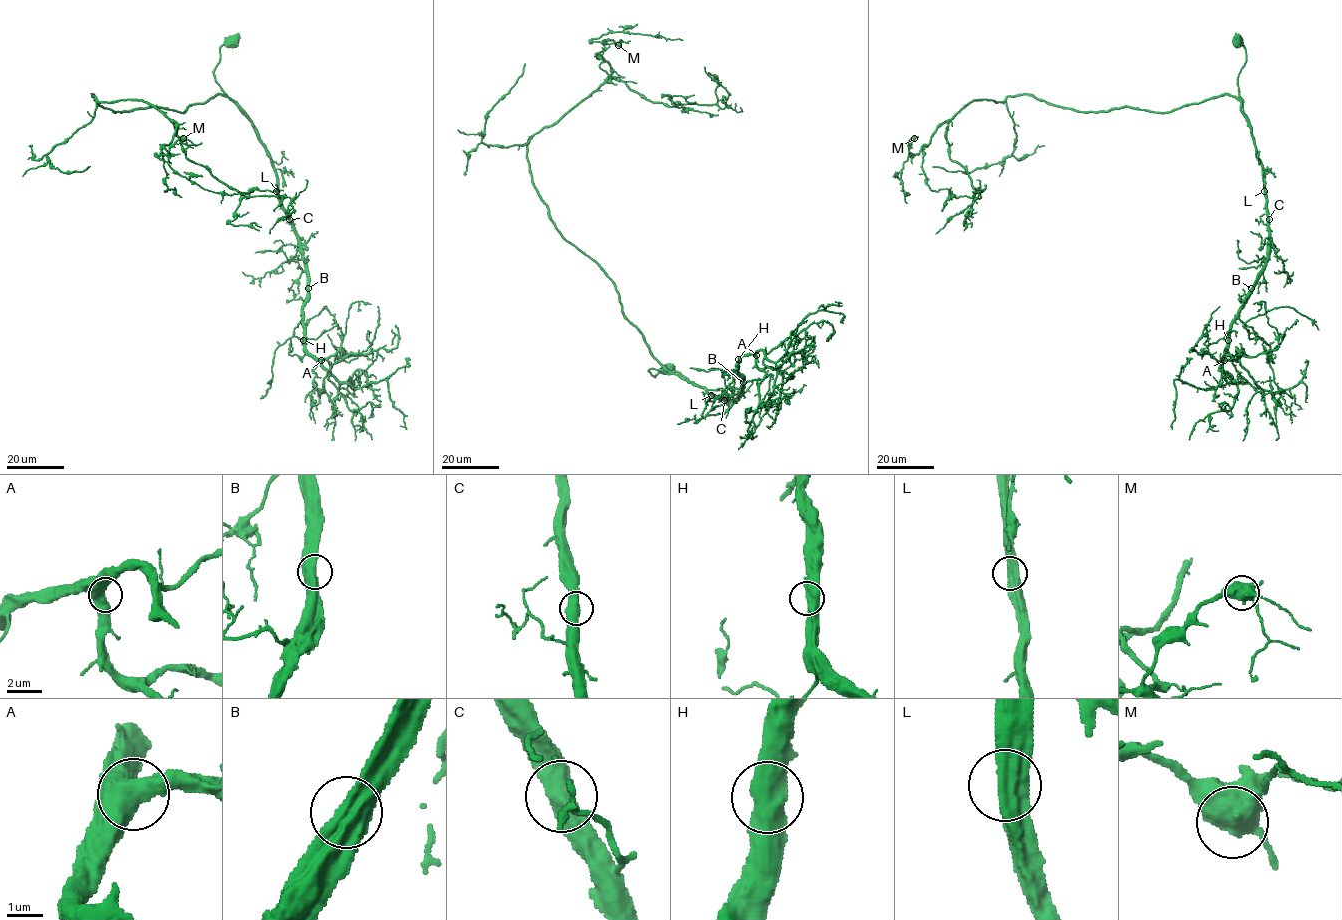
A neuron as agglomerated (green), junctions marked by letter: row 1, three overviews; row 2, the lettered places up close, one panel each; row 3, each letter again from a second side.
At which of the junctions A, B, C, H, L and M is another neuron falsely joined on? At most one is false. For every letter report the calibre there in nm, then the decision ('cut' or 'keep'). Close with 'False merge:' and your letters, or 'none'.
A: 600 nm thick; keep
B: 600 nm thick; keep
C: 550 nm thick; keep
H: 600 nm thick; keep
L: 600 nm thick; keep
M: 600 nm thick; keep
False merge: none

